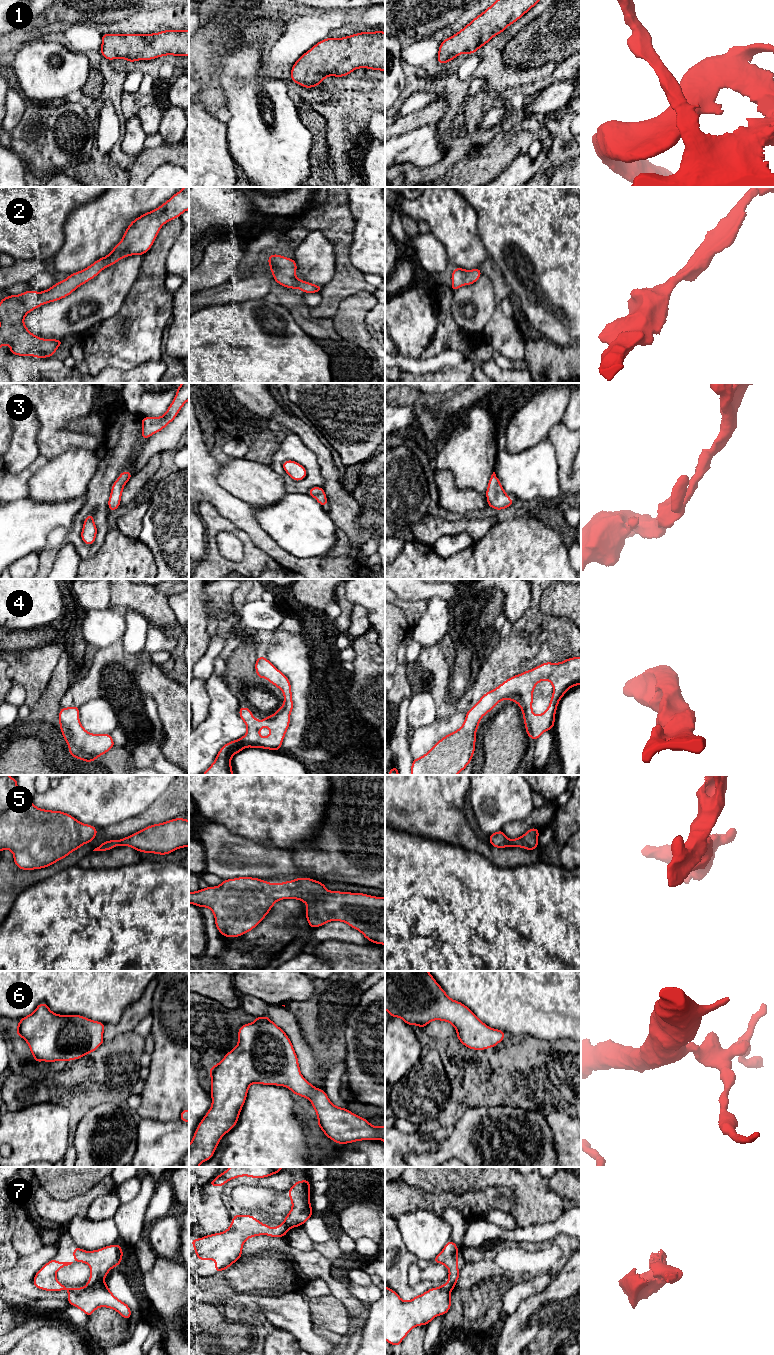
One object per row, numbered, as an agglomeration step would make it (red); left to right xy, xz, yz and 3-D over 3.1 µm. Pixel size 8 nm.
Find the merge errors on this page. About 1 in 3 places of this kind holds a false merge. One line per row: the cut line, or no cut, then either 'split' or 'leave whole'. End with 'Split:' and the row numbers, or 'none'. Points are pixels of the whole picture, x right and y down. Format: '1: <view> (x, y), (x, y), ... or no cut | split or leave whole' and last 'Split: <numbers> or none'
1: no cut | leave whole
2: no cut | leave whole
3: no cut | leave whole
4: no cut | leave whole
5: no cut | leave whole
6: no cut | leave whole
7: xy (103, 1279), (85, 1287) | split
Split: 7

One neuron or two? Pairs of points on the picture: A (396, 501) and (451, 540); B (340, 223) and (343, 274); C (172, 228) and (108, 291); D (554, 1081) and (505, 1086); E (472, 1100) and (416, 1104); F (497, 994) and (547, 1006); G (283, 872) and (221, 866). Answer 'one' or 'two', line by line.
A: two
B: one
C: two
D: one
E: two
F: one
G: one

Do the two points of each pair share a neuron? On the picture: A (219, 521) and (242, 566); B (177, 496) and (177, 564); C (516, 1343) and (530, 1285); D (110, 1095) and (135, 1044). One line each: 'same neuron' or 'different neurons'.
A: same neuron
B: same neuron
C: different neurons
D: same neuron

